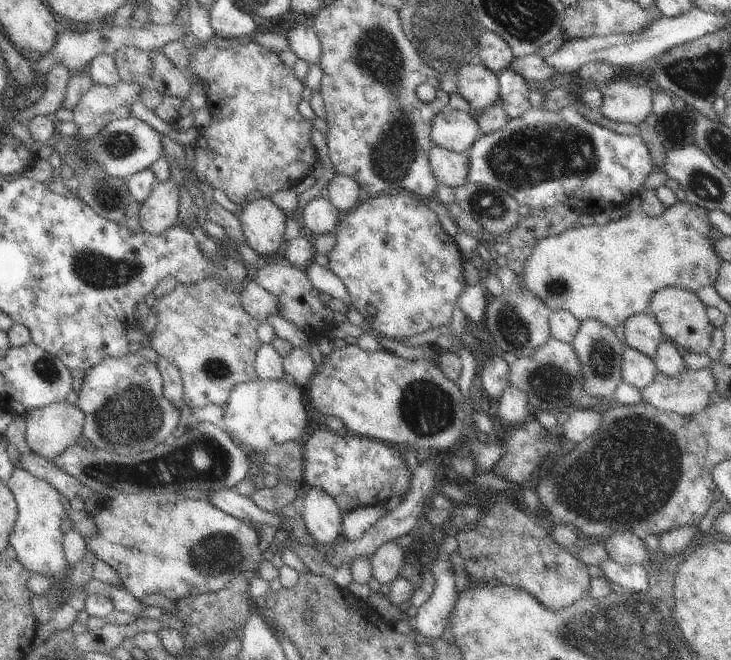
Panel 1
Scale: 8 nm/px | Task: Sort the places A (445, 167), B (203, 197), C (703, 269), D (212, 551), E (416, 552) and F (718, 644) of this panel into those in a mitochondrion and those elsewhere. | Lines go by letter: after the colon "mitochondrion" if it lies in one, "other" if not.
A: other
B: other
C: other
D: mitochondrion
E: other
F: other

